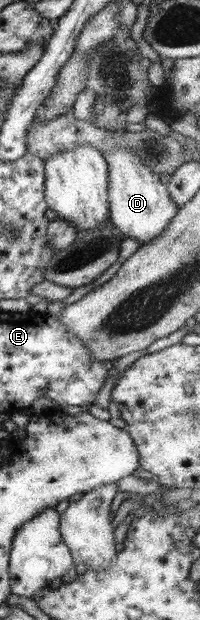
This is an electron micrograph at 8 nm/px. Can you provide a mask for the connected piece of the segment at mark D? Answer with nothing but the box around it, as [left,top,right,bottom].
[104,145,179,244]

